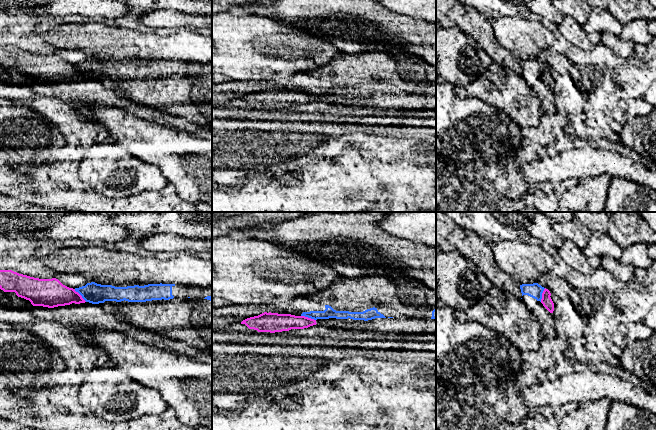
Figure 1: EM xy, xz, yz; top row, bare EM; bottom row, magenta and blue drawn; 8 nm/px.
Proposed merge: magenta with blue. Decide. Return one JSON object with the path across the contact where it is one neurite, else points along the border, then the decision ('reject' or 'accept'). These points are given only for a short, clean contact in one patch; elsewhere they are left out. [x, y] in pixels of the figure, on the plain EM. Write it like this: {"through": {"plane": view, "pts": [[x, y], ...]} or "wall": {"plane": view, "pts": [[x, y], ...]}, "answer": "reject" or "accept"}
{"wall": {"plane": "xz", "pts": [[301, 91], [315, 96]]}, "answer": "reject"}

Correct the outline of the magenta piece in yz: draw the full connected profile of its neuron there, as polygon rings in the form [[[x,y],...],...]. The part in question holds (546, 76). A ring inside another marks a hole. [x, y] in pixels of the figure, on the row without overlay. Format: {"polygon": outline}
{"polygon": [[[546,64],[542,69],[542,75],[540,77],[537,77],[528,71],[522,72],[522,77],[535,91],[541,102],[542,113],[547,115],[553,115],[558,111],[555,105],[555,95],[552,91],[554,87],[554,79],[550,72],[551,69]]]}

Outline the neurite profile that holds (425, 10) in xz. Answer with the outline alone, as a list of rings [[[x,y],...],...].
[[[378,0],[383,6],[410,17],[436,23],[436,0]]]

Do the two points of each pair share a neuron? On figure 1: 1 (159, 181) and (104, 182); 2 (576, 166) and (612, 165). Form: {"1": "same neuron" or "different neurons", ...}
{"1": "same neuron", "2": "same neuron"}

